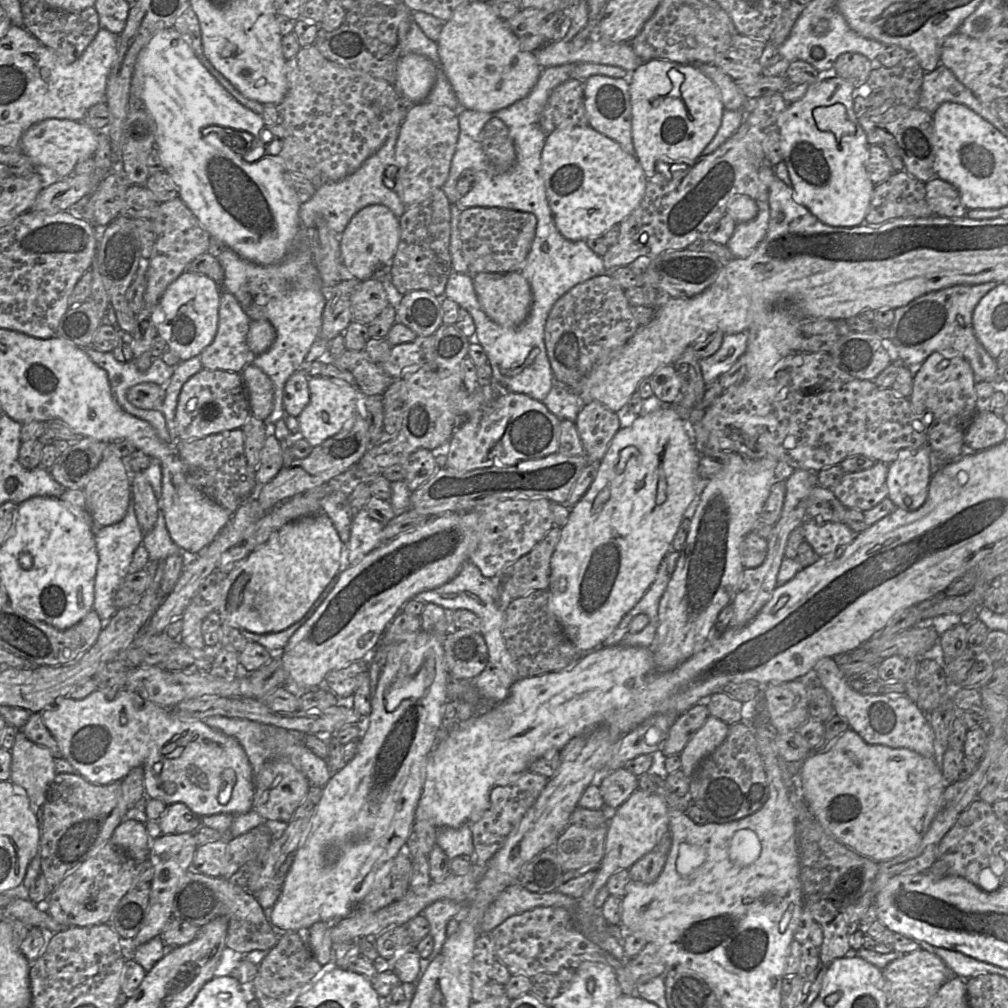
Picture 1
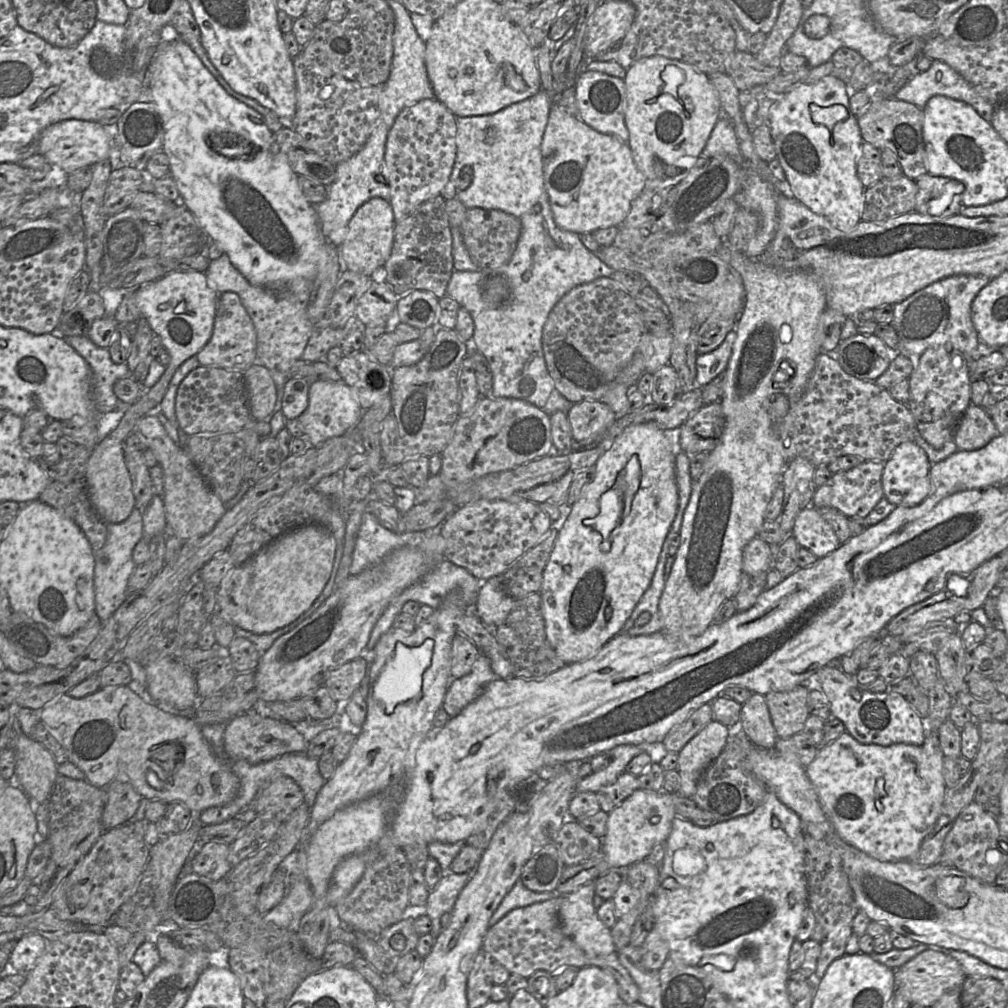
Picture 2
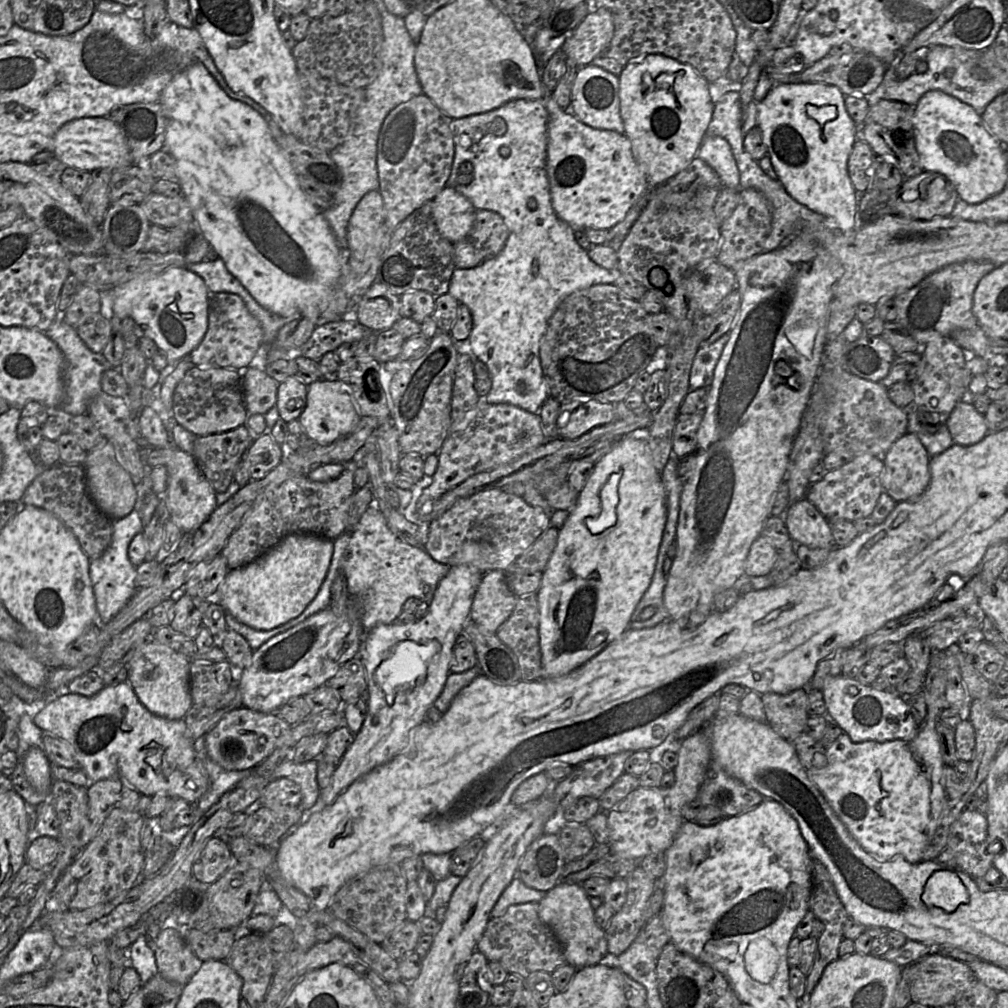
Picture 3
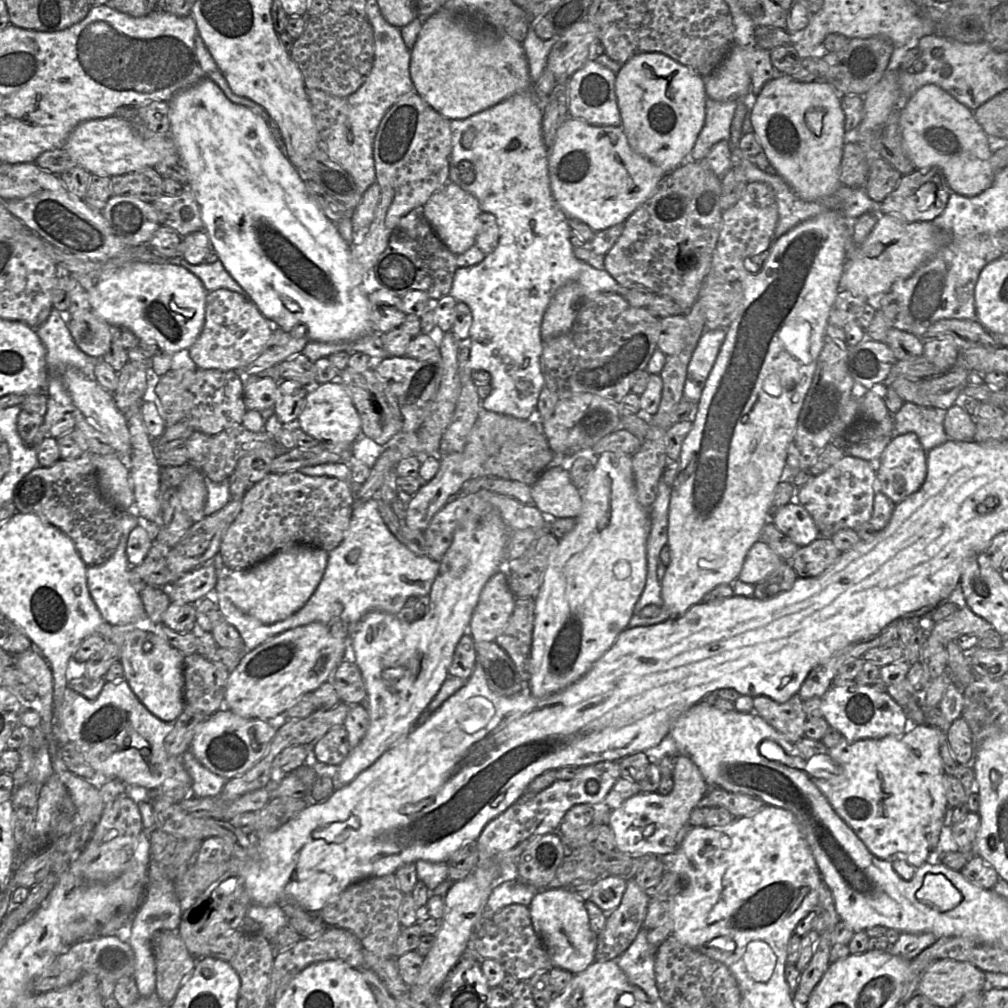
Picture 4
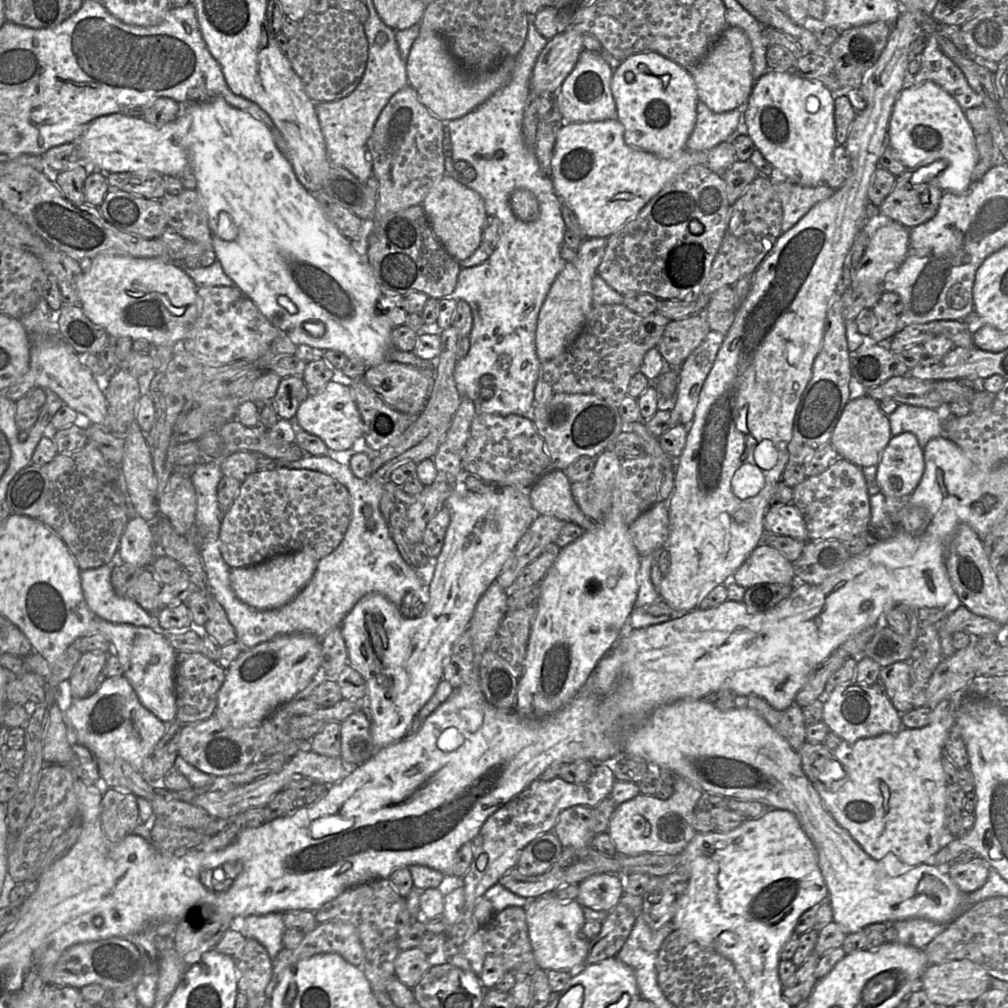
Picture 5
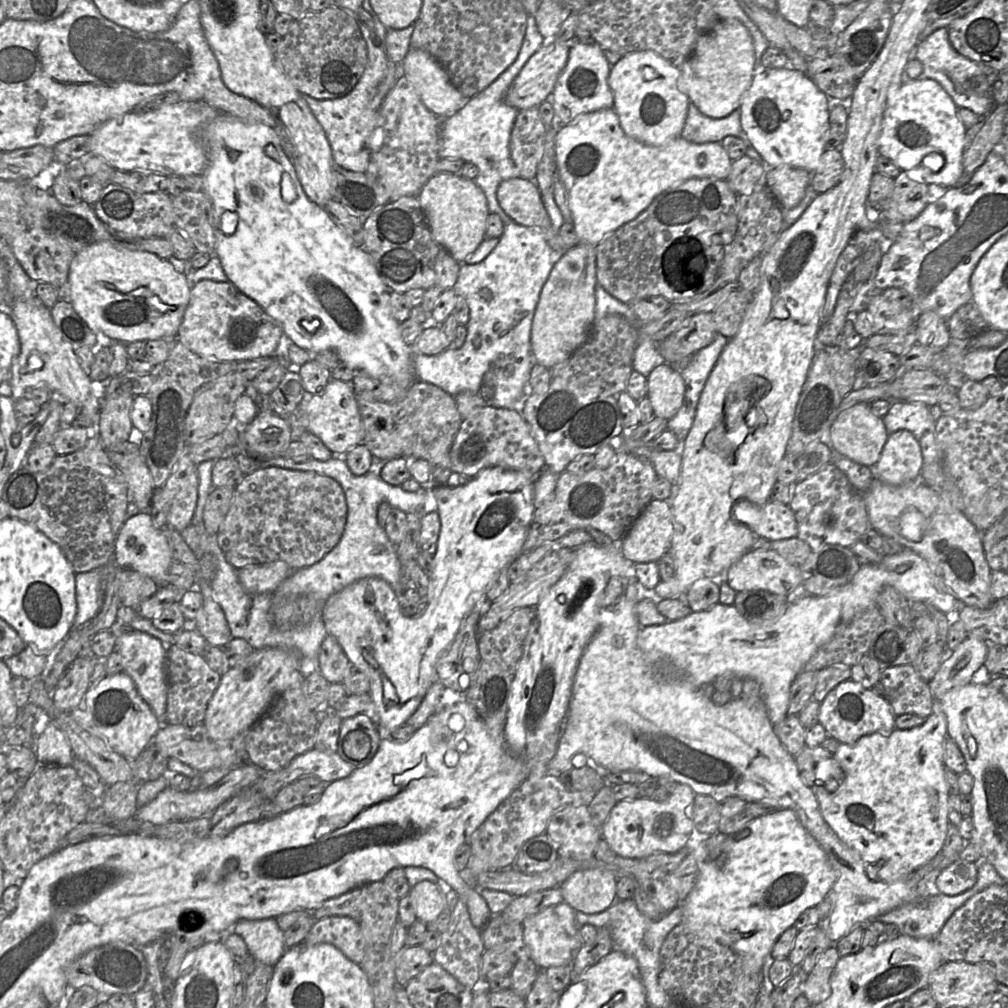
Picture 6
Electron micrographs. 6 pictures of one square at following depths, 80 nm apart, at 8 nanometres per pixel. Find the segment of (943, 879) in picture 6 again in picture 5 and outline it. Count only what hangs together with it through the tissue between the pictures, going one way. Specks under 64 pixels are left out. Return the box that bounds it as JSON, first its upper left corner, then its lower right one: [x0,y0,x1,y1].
[947,857,990,894]

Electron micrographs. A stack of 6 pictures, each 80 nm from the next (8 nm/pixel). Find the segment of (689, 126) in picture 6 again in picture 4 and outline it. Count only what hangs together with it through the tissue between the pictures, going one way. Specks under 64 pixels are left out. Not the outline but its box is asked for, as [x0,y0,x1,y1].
[690,91,756,161]

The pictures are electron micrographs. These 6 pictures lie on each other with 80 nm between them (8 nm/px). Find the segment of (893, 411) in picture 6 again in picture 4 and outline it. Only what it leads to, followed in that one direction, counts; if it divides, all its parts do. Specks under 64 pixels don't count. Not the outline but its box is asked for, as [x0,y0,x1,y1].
[893,402,950,452]

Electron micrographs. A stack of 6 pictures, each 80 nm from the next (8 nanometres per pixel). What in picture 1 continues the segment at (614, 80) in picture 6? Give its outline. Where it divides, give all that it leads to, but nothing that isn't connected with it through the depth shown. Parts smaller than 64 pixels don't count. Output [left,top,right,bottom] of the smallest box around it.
[629,59,724,185]

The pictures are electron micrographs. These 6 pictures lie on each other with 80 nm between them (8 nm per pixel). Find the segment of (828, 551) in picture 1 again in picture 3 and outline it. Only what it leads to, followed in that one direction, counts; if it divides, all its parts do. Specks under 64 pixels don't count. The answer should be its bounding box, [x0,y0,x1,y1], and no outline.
[782,498,834,548]

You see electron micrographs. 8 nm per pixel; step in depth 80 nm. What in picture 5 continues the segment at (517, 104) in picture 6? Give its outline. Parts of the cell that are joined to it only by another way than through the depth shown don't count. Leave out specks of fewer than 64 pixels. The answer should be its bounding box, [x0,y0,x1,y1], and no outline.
[530,29,584,95]

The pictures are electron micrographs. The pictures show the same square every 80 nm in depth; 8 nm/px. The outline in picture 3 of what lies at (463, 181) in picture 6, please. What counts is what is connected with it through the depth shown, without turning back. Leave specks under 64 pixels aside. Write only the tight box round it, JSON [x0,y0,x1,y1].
[432,187,476,244]

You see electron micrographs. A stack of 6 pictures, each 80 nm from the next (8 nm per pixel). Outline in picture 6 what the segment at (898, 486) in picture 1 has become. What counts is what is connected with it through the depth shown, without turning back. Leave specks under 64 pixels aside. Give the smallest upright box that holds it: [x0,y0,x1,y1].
[873,429,922,486]

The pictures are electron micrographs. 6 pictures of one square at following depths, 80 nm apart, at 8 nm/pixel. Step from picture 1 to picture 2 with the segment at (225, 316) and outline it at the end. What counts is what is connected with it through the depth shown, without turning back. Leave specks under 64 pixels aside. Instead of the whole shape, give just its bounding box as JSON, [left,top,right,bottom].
[196,292,256,373]

